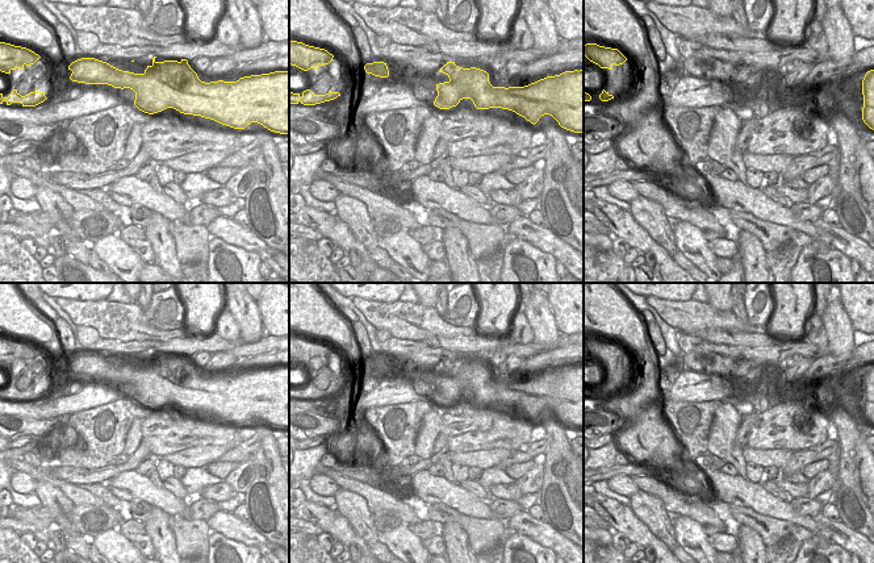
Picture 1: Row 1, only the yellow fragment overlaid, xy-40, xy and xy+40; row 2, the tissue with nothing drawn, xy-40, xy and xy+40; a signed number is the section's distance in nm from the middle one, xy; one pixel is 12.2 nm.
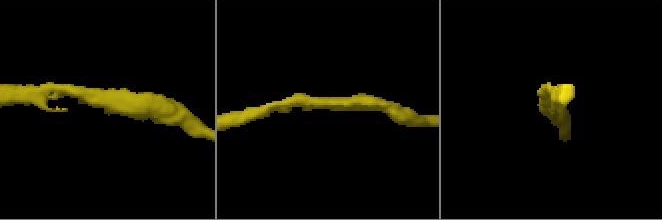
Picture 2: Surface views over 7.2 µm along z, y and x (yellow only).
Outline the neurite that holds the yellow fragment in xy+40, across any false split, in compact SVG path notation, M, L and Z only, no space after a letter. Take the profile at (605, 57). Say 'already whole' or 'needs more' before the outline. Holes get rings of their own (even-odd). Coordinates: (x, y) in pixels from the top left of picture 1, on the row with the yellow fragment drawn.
already whole; M586 43L584 46L584 55L601 68L612 70L612 66L623 64L627 58L618 50L599 46L597 43Z

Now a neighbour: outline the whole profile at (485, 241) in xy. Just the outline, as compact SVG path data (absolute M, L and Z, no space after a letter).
M442 208L427 212L430 226L457 228L464 234L474 260L503 253L506 243L503 226L469 222Z

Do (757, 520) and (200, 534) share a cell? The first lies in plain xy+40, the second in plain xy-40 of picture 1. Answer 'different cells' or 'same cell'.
same cell

